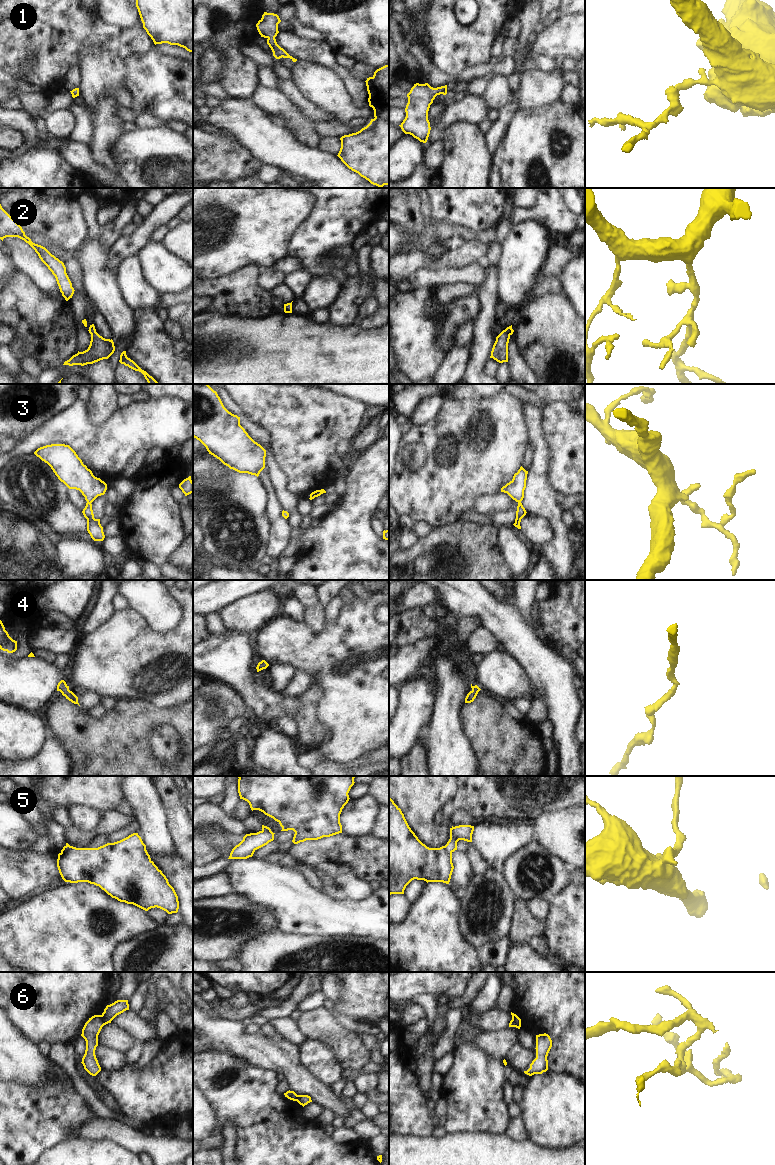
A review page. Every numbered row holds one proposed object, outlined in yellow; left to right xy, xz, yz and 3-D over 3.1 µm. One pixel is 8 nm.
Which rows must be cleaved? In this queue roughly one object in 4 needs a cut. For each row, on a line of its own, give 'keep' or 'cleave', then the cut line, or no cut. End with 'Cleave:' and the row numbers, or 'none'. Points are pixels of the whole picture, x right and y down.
1: keep; no cut
2: keep; no cut
3: keep; no cut
4: keep; no cut
5: cleave; cut in yz along (443, 846), (451, 853)
6: cleave; cut in xy along (101, 1015), (101, 1020), (104, 1024)
Cleave: 5, 6

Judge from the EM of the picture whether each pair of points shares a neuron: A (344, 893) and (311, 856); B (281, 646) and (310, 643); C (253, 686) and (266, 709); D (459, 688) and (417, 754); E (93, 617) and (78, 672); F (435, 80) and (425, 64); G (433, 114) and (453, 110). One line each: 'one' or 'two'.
A: two
B: one
C: one
D: two
E: two
F: one
G: two

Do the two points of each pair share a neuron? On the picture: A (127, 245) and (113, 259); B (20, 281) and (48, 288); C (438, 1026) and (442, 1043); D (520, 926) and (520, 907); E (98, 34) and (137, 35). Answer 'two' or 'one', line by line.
A: one
B: two
C: two
D: one
E: one

